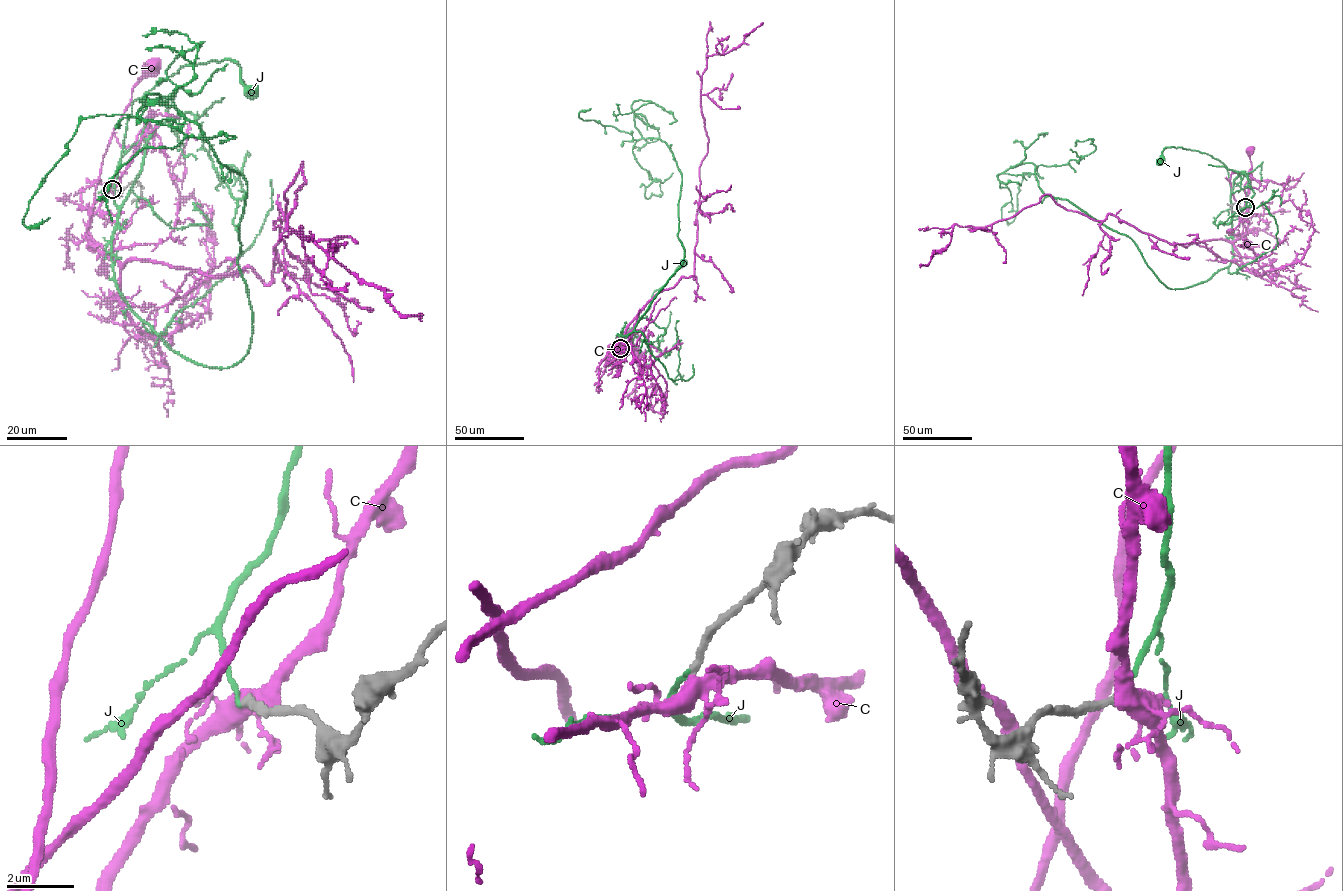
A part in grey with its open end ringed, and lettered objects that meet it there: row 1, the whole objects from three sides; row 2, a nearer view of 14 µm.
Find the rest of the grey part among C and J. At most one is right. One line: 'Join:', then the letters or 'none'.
Join: C

